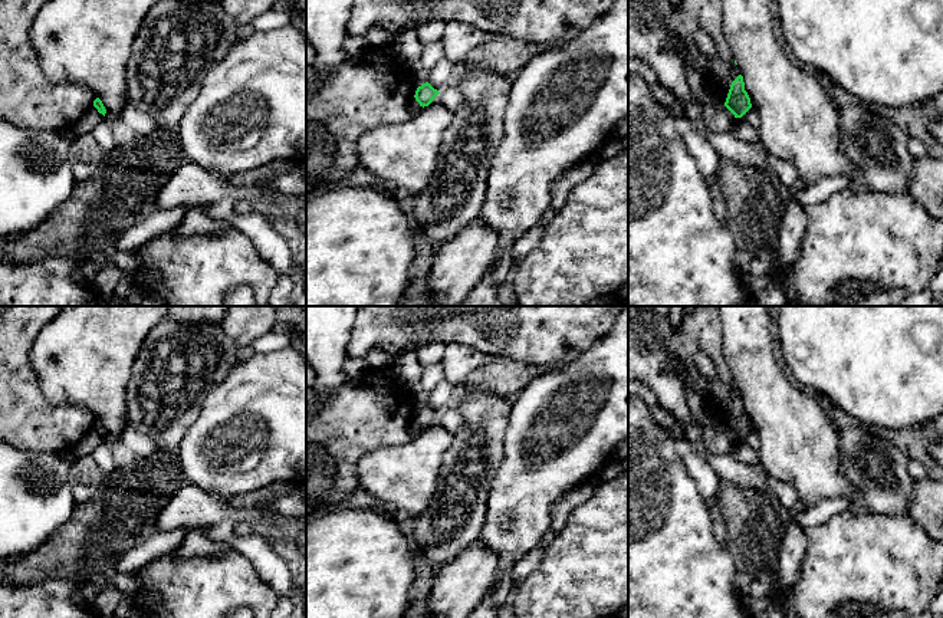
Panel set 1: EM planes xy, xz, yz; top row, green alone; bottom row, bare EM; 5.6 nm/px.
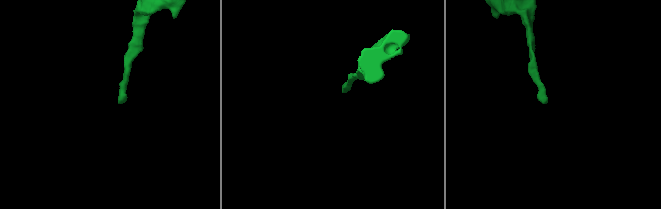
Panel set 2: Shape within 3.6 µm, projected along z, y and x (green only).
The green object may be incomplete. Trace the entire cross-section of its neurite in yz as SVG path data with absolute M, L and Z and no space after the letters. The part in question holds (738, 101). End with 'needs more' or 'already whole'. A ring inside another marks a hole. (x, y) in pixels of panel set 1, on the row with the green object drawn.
M742 75L732 82L724 106L735 115L735 118L742 118L752 108Z; already whole

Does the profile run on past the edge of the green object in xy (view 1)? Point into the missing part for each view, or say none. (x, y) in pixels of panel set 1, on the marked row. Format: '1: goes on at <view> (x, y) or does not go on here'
1: does not go on here

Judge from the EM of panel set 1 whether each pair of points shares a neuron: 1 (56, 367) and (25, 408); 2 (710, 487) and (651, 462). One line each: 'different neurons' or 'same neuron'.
1: different neurons
2: different neurons

